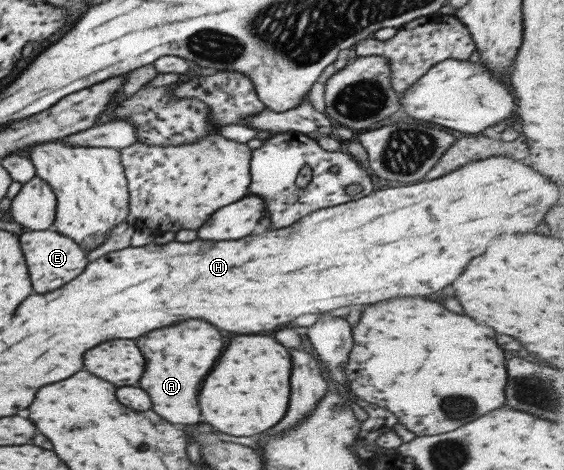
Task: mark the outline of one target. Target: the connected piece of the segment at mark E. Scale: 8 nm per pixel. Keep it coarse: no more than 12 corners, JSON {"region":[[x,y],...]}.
{"region":[[53,229],[18,237],[34,293],[80,275],[84,251]]}

